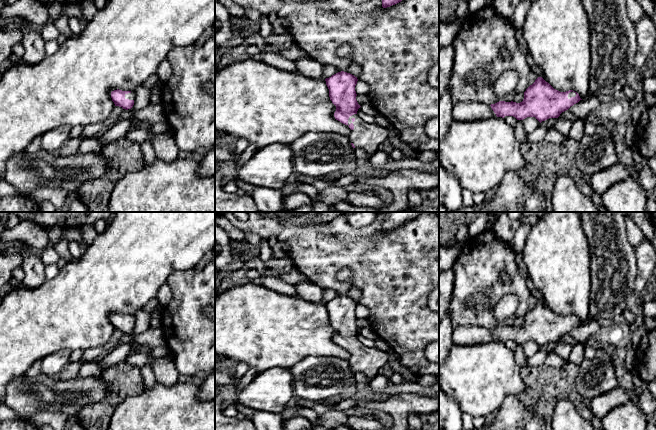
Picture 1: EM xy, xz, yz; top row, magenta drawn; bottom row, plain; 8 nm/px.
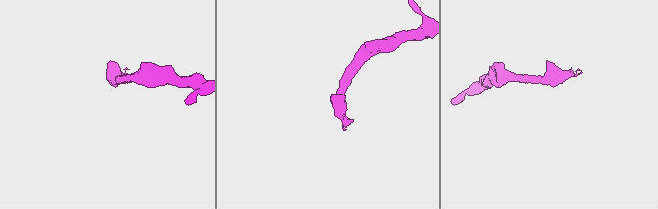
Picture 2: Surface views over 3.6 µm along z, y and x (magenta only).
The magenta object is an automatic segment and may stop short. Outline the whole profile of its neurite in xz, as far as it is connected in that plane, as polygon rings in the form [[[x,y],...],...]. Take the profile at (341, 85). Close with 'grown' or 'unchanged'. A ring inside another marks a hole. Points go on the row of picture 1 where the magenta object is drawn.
[[[341,71],[325,79],[329,97],[336,106],[334,117],[351,129],[349,139],[353,148],[361,148],[372,155],[388,140],[387,129],[374,123],[365,123],[357,116],[361,107],[356,100],[357,77]]] | grown

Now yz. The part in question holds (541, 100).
[[[538,77],[524,92],[522,102],[499,101],[490,106],[497,117],[513,116],[517,120],[535,117],[541,123],[549,118],[558,118],[580,100],[577,92],[560,92],[542,77]]] | grown

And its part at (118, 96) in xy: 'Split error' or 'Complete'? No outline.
Split error

